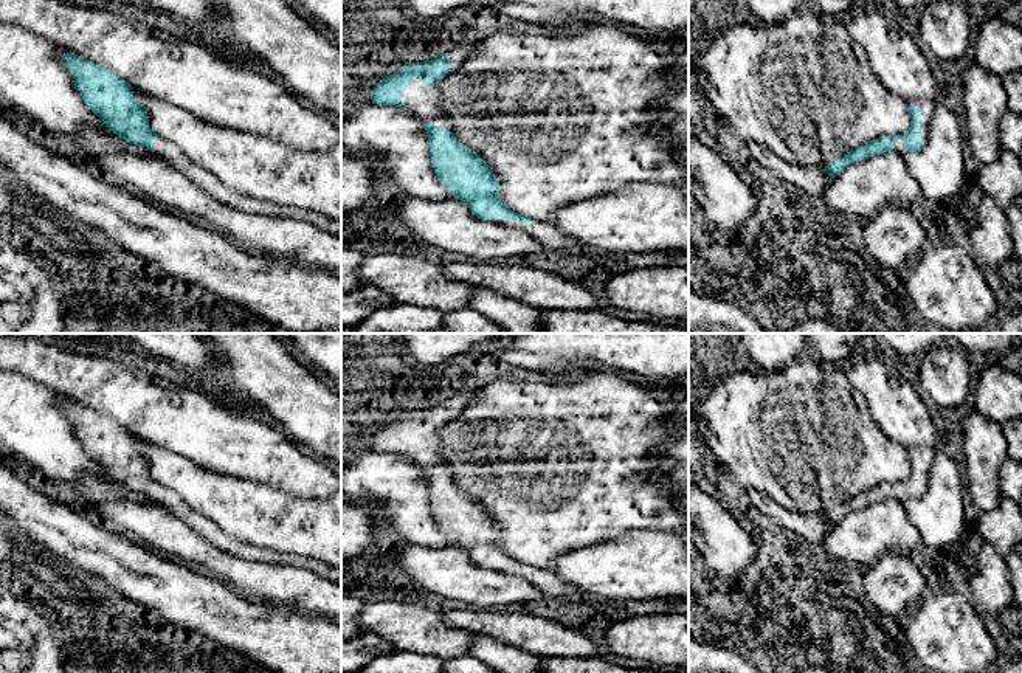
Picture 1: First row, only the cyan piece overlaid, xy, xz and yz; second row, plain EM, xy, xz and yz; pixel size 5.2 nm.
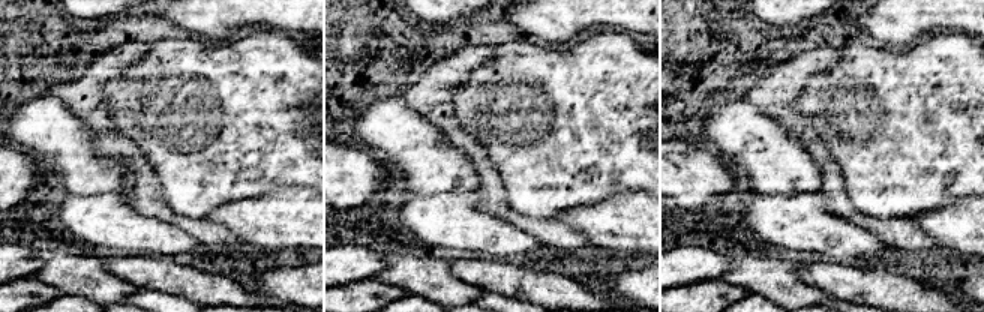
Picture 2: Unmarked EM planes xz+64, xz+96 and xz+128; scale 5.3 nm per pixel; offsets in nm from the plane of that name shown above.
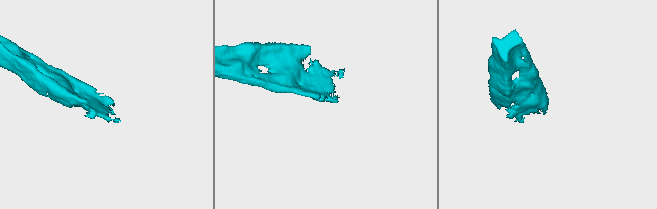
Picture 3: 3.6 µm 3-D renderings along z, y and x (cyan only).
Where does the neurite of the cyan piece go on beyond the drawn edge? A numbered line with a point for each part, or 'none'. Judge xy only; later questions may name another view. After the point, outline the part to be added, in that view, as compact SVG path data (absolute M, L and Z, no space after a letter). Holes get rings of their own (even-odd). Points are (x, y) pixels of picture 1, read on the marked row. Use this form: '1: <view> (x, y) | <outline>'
1: xy (205, 180) | M150 140L154 152L172 164L178 172L194 181L212 198L237 211L254 216L274 216L307 222L332 236L341 237L341 222L332 220L313 211L298 209L293 206L278 205L267 200L251 198L223 185L214 174L192 163L175 144L166 140Z

